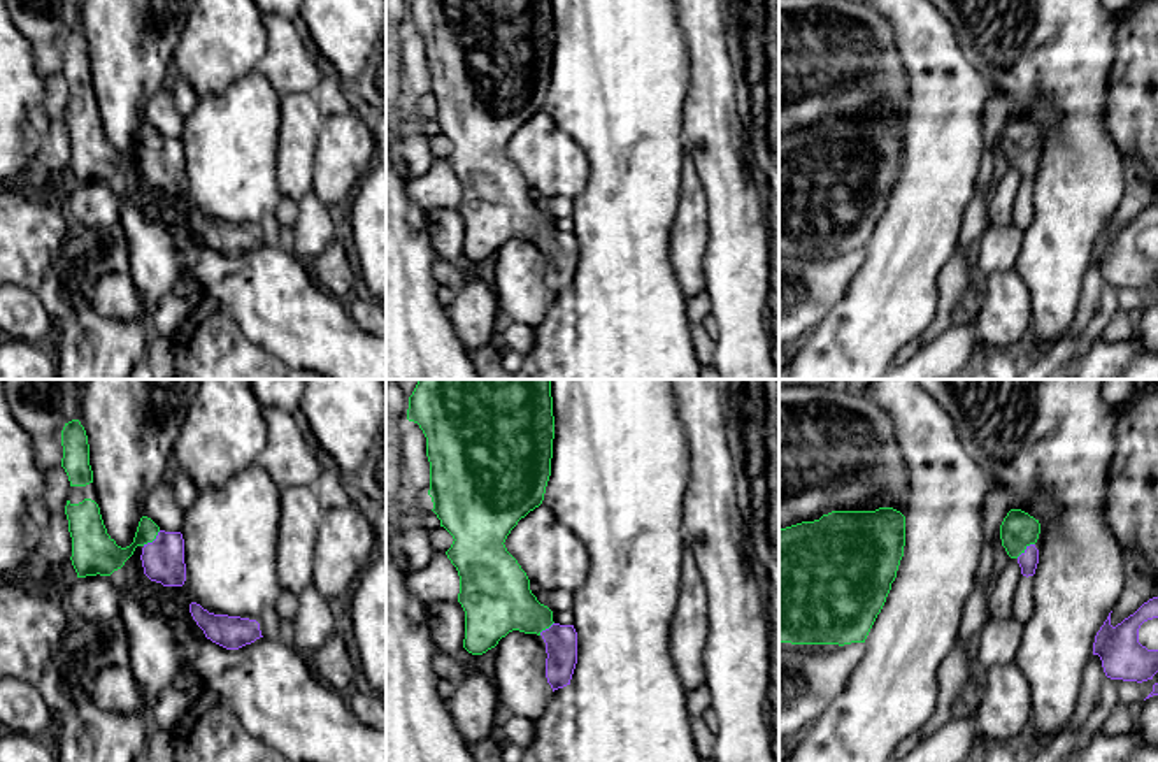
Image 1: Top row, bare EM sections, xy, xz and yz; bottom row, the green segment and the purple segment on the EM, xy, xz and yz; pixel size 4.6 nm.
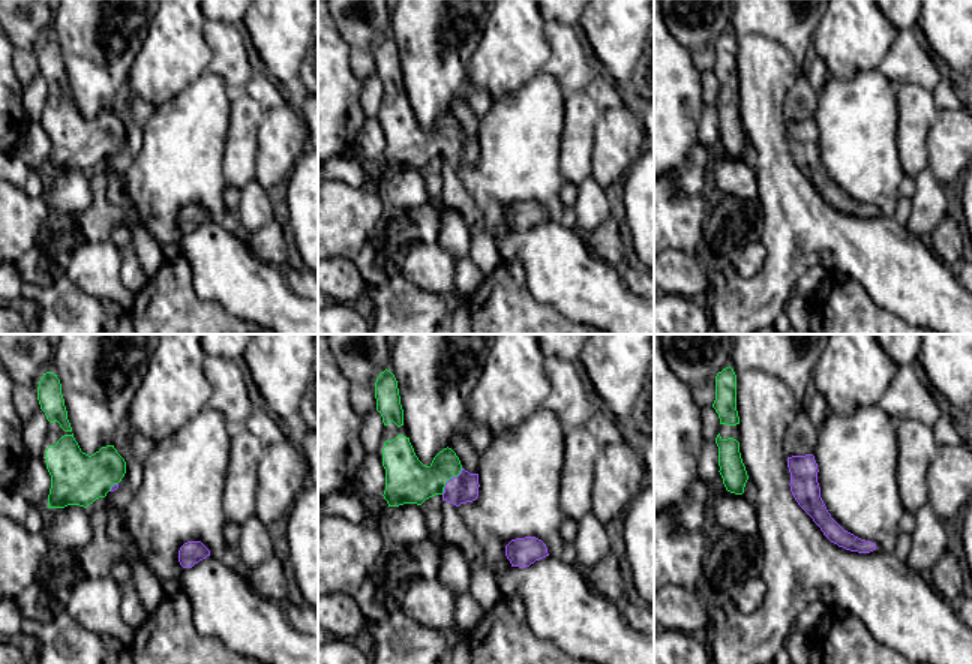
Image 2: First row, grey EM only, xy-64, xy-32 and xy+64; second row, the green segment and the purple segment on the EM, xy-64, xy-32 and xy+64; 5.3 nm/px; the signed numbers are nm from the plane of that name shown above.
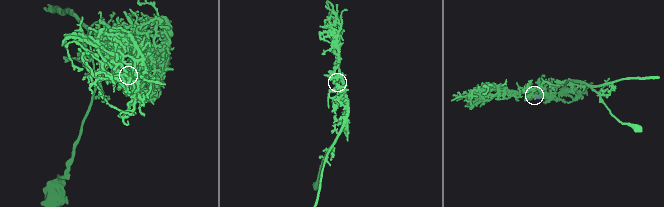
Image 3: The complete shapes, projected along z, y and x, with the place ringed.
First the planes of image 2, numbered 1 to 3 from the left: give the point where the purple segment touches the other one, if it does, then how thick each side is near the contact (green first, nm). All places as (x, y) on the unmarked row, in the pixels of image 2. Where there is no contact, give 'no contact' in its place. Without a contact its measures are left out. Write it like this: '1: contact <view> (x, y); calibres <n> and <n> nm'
1: contact xy-64 (113, 149); calibres 280 and 30 nm
2: contact xy-32 (449, 143); calibres 240 and 150 nm
3: no contact

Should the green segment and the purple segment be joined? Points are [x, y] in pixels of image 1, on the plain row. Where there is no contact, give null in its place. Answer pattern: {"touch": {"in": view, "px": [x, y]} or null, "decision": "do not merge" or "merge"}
{"touch": {"in": "yz", "px": [1025, 155]}, "decision": "merge"}

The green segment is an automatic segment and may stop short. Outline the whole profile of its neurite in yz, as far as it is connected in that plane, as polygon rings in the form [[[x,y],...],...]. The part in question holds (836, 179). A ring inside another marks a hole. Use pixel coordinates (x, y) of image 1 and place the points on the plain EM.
[[[893,114],[832,118],[814,128],[779,135],[779,249],[865,249],[897,184],[905,153],[905,123]]]

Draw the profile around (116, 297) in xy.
[[[111,270],[98,279],[91,298],[84,306],[105,318],[119,321],[144,320],[144,300],[140,293],[130,276],[118,270]]]

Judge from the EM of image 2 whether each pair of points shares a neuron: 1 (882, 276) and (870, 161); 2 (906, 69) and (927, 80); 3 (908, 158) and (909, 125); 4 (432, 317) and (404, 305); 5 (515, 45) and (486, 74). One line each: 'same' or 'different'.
1: different
2: same
3: same
4: same
5: same

